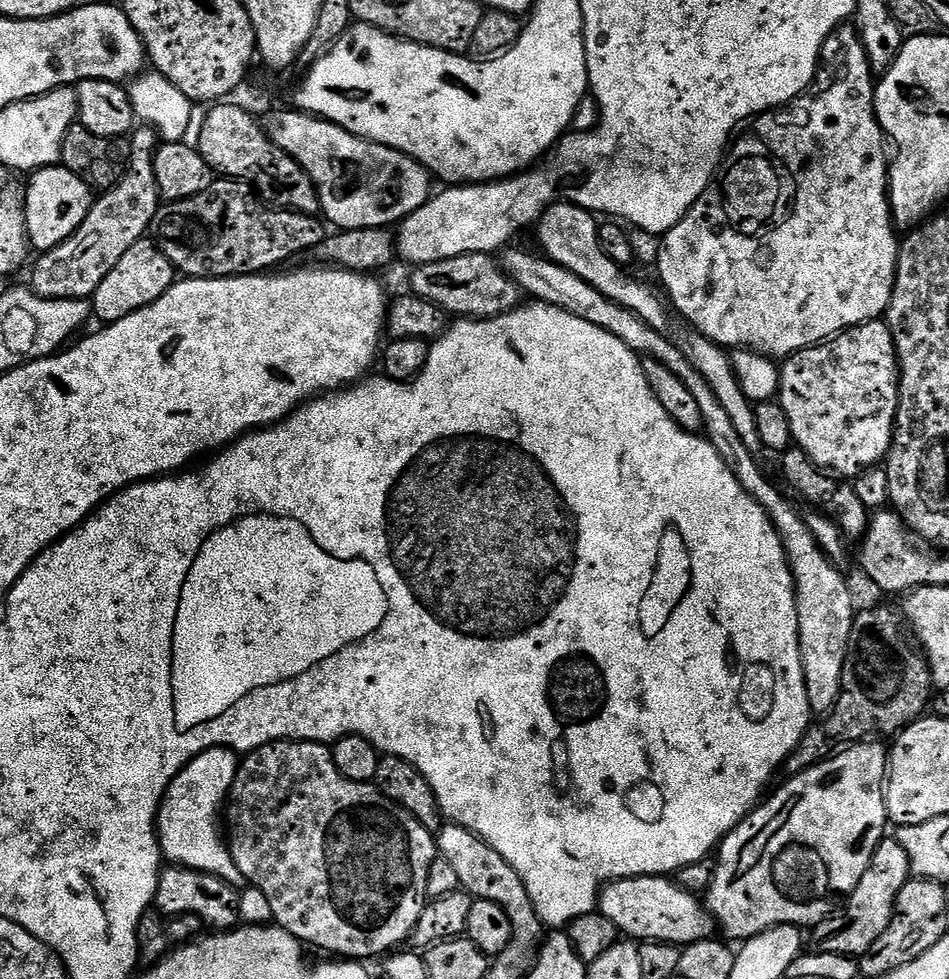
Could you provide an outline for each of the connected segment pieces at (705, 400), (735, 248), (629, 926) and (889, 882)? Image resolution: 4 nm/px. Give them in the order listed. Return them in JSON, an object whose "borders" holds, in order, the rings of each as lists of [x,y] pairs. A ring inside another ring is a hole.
{"borders":[[[[508,246],[503,249],[502,267],[523,293],[528,295],[529,292],[532,295],[529,297],[533,301],[566,310],[570,314],[574,314],[574,318],[583,318],[585,322],[591,322],[594,326],[614,334],[614,338],[618,338],[629,350],[635,352],[641,358],[650,356],[658,362],[662,362],[664,366],[670,366],[670,370],[674,370],[674,374],[678,374],[678,378],[682,378],[682,382],[686,382],[686,390],[690,390],[690,394],[694,394],[694,399],[698,401],[698,407],[702,409],[703,431],[706,433],[707,439],[711,440],[714,450],[718,450],[718,454],[722,454],[722,462],[726,462],[726,466],[734,474],[734,478],[738,478],[742,490],[746,490],[746,494],[750,494],[750,498],[754,498],[758,502],[758,506],[762,506],[762,510],[766,510],[770,522],[778,530],[784,553],[788,559],[788,565],[792,571],[792,581],[796,587],[798,642],[800,643],[800,657],[802,658],[802,674],[806,682],[808,710],[809,713],[815,715],[817,712],[817,717],[820,718],[827,716],[840,697],[842,670],[846,666],[850,634],[858,611],[858,605],[852,601],[852,588],[848,585],[847,578],[840,573],[841,569],[833,564],[831,558],[825,554],[822,546],[818,546],[814,534],[808,529],[807,519],[803,515],[800,517],[799,510],[772,485],[771,478],[760,469],[760,464],[756,461],[758,459],[757,453],[746,450],[746,442],[742,442],[742,438],[738,438],[738,430],[734,430],[726,410],[719,404],[714,390],[710,390],[710,382],[706,382],[706,378],[702,378],[702,374],[698,374],[698,370],[694,370],[694,366],[690,366],[686,354],[682,354],[679,343],[675,339],[673,341],[667,340],[669,337],[665,333],[654,330],[654,326],[650,326],[645,320],[638,318],[638,314],[626,310],[626,306],[618,306],[618,302],[606,298],[606,294],[594,290],[594,286],[590,286],[590,282],[582,282],[582,278],[578,278],[578,274],[558,266],[554,261],[548,259],[547,255],[535,256],[534,253],[527,252],[524,248],[516,247]]],[[[845,22],[836,28],[828,36],[828,41],[824,43],[823,55],[825,57],[833,56],[836,60],[844,60],[844,77],[836,80],[829,86],[825,92],[820,92],[817,96],[813,94],[805,94],[799,96],[796,100],[791,100],[789,104],[782,108],[773,108],[770,112],[762,112],[759,116],[752,117],[735,133],[734,139],[731,141],[730,147],[727,149],[726,155],[723,157],[722,163],[718,168],[718,175],[709,184],[708,188],[700,197],[694,207],[681,218],[676,225],[666,233],[663,233],[660,244],[660,253],[656,256],[656,268],[660,271],[660,280],[664,283],[663,291],[666,293],[667,299],[670,301],[671,307],[676,308],[692,323],[691,327],[695,331],[700,332],[707,340],[712,340],[715,344],[720,345],[725,350],[751,350],[761,353],[769,358],[787,358],[793,356],[795,352],[801,352],[803,348],[811,348],[814,344],[823,344],[825,340],[831,340],[833,336],[839,336],[845,328],[857,328],[860,324],[868,324],[872,320],[879,320],[888,311],[888,303],[892,297],[894,290],[894,282],[896,281],[896,263],[898,262],[898,254],[900,253],[900,240],[898,239],[897,229],[894,227],[892,219],[892,206],[888,202],[888,174],[890,171],[890,156],[884,153],[884,144],[886,148],[886,137],[884,129],[876,121],[876,90],[874,87],[874,77],[872,68],[868,64],[868,55],[864,49],[864,44],[860,40],[860,33],[852,22]],[[808,124],[824,124],[824,132],[820,128],[816,128],[812,132],[812,128]]],[[[632,876],[628,880],[614,880],[604,885],[598,910],[614,922],[617,933],[633,941],[657,940],[683,946],[709,939],[714,932],[714,921],[707,907],[696,900],[699,899],[693,893],[681,888],[668,876]]],[[[899,839],[881,840],[866,873],[859,879],[858,886],[843,901],[839,911],[829,915],[828,919],[820,921],[811,929],[811,947],[818,952],[842,953],[857,958],[864,956],[889,928],[892,917],[896,915],[898,894],[911,876],[910,858],[906,850],[902,850]]]]}

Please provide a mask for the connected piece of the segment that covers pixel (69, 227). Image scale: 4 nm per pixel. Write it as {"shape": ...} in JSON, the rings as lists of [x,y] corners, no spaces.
{"shape":[[[63,166],[38,168],[27,177],[28,188],[23,189],[24,213],[28,226],[28,238],[37,253],[49,252],[54,246],[66,242],[76,233],[78,226],[86,222],[94,203],[93,189],[78,174]]]}

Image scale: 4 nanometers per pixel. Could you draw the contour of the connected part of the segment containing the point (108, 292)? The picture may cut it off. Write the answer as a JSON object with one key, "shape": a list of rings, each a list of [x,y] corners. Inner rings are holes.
{"shape":[[[145,238],[134,242],[126,254],[122,254],[122,259],[118,261],[118,266],[102,278],[96,293],[90,297],[92,305],[92,316],[100,319],[101,325],[107,326],[158,302],[166,290],[170,290],[173,284],[177,283],[178,273],[176,267],[166,258],[166,254],[161,250],[159,243],[155,239]]]}

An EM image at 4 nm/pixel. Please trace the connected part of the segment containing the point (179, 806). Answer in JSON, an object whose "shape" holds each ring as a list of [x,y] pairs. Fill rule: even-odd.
{"shape":[[[211,748],[195,756],[170,782],[156,818],[160,851],[169,865],[214,874],[228,884],[245,883],[244,875],[234,866],[221,821],[216,821],[216,811],[225,807],[240,762],[241,757],[230,748]]]}

